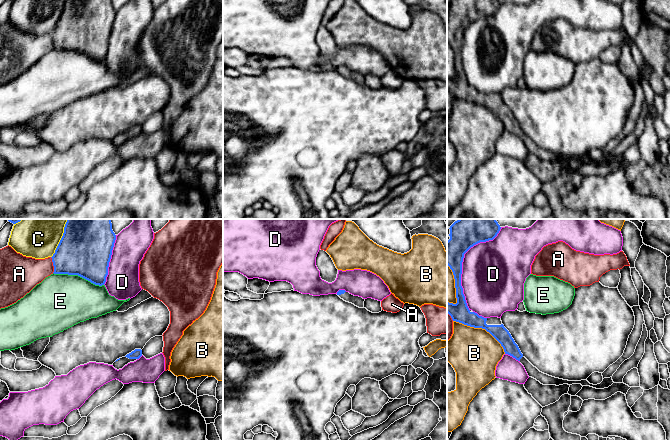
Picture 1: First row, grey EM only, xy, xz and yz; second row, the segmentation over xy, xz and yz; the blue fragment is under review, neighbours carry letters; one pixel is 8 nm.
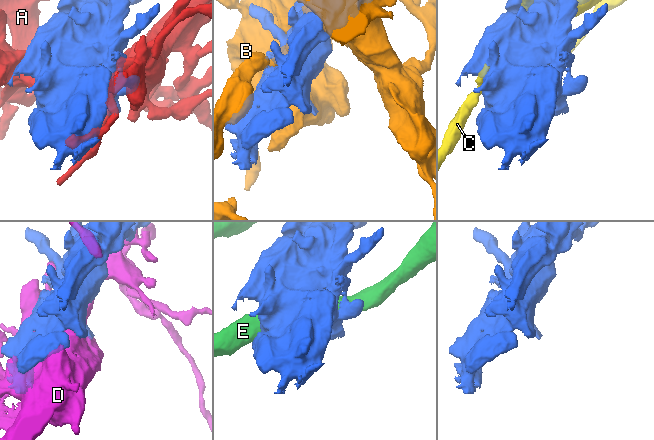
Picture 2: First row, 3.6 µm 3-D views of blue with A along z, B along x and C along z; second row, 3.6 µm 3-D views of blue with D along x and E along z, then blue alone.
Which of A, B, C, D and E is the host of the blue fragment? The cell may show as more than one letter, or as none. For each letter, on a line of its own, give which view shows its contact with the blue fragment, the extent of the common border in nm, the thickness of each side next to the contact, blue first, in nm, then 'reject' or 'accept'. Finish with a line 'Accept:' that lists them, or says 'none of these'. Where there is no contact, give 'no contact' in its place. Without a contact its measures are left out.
A: contact in xy; length 130 nm; calibres 380 and 280 nm; reject
B: contact in yz; length 500 nm; calibres 160 and 400 nm; reject
C: contact in xy; length 300 nm; calibres 420 and 280 nm; reject
D: contact in yz; length 700 nm; calibres 200 and 480 nm; reject
E: contact in xy; length 420 nm; calibres 420 and 440 nm; reject
Accept: none of these

